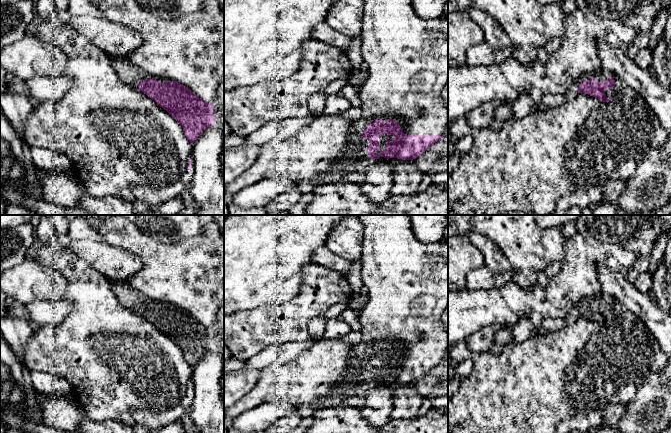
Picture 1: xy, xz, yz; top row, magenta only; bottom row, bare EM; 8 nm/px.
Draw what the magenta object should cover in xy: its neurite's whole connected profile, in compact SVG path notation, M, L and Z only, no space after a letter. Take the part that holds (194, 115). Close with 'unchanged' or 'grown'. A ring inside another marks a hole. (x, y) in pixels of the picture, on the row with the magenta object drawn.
M125 57L114 58L111 65L123 83L138 87L173 116L191 145L206 128L215 125L213 103L203 101L183 84L176 81L160 83Z | grown

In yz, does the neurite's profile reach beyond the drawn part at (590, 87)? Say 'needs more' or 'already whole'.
needs more

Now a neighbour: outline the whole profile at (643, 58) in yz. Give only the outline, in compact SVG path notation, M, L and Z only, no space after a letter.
M648 49L638 50L634 61L643 69L650 69L652 62L652 52Z

